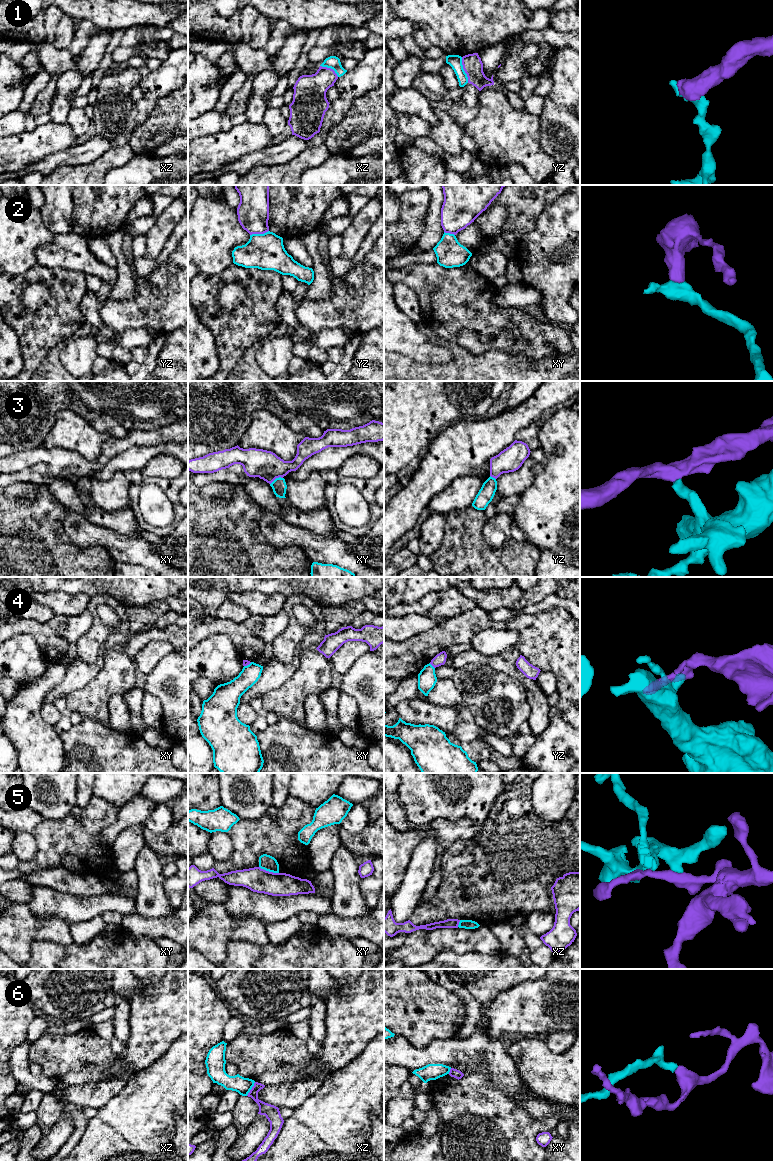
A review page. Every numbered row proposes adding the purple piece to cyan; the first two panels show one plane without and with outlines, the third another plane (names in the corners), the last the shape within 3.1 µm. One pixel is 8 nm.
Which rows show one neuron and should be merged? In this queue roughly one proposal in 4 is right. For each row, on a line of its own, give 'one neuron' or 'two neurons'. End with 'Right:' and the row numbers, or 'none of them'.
1: two neurons
2: two neurons
3: two neurons
4: two neurons
5: two neurons
6: two neurons
Right: none of them

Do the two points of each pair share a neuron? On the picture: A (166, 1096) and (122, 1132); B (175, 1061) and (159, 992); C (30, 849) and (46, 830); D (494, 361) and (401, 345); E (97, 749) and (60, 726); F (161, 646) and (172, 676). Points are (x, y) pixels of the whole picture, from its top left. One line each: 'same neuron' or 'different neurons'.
A: same neuron
B: different neurons
C: different neurons
D: different neurons
E: different neurons
F: different neurons

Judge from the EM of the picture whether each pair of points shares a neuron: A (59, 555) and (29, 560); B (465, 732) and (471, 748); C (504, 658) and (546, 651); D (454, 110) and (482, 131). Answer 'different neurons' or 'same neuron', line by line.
A: same neuron
B: different neurons
C: different neurons
D: different neurons

